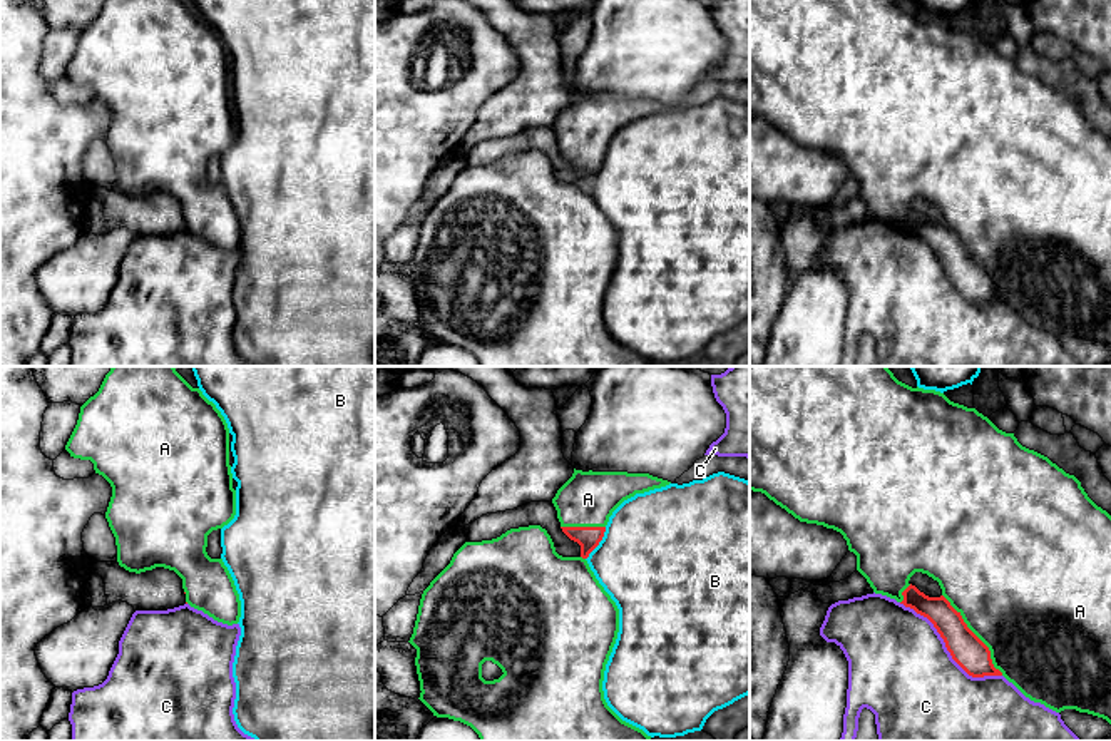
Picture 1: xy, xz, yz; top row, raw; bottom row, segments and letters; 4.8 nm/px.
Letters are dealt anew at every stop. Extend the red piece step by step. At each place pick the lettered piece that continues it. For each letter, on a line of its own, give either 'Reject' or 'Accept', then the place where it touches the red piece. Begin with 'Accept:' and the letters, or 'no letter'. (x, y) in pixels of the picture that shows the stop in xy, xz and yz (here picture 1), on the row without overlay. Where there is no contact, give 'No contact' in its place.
Accept: A
A: Accept. Touches red at yz (974, 260)
B: Reject. Touches red at xz (598, 169)
C: Reject. Touches red at yz (947, 275)

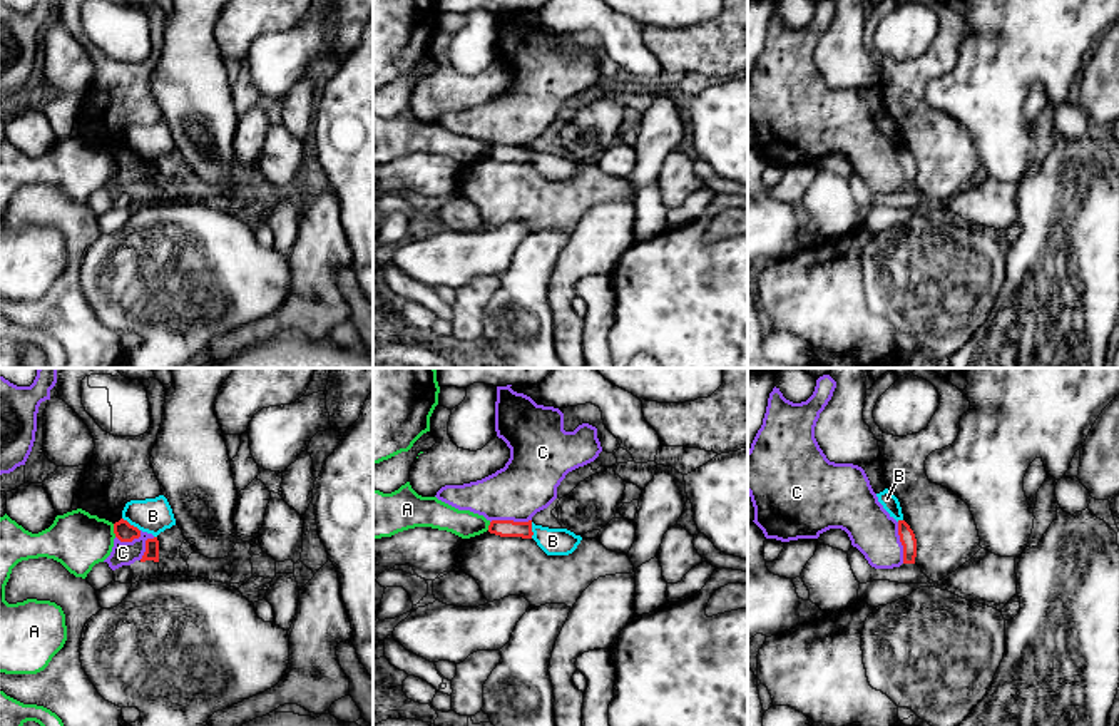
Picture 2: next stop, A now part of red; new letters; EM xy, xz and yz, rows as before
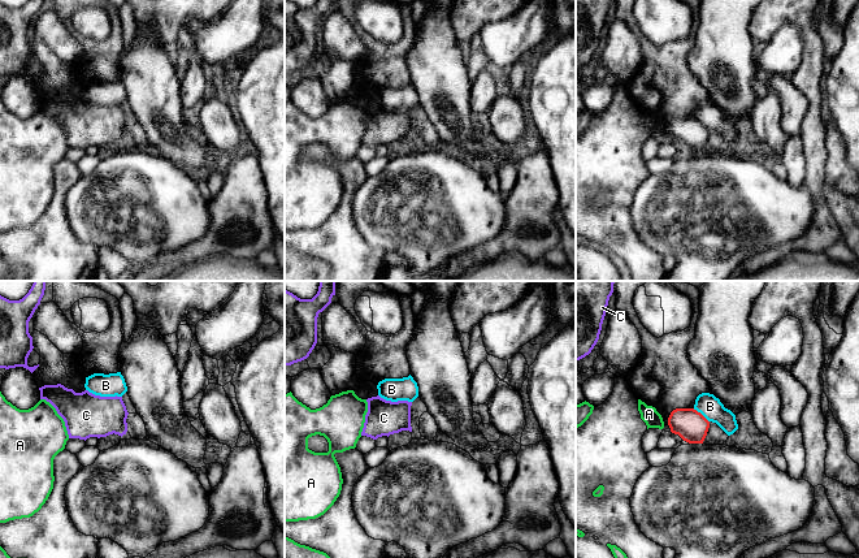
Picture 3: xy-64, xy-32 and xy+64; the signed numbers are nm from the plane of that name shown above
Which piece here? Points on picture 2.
Accept: no letter
A: Reject. Touches red at xy (114, 156)
B: Reject. Touches red at xy (129, 149)
C: Reject. Touches red at xz (510, 146)

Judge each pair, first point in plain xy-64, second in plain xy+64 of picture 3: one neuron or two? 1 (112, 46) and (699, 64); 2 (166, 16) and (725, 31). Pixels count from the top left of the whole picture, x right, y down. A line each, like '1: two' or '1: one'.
1: two
2: two

